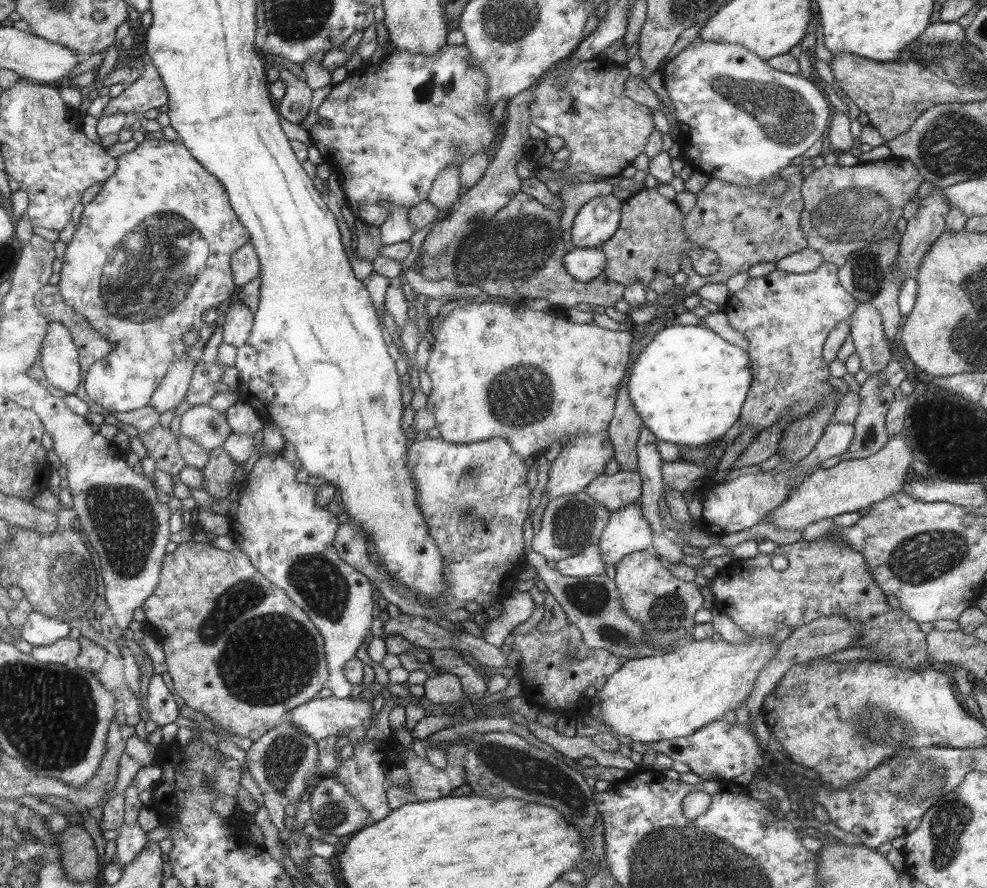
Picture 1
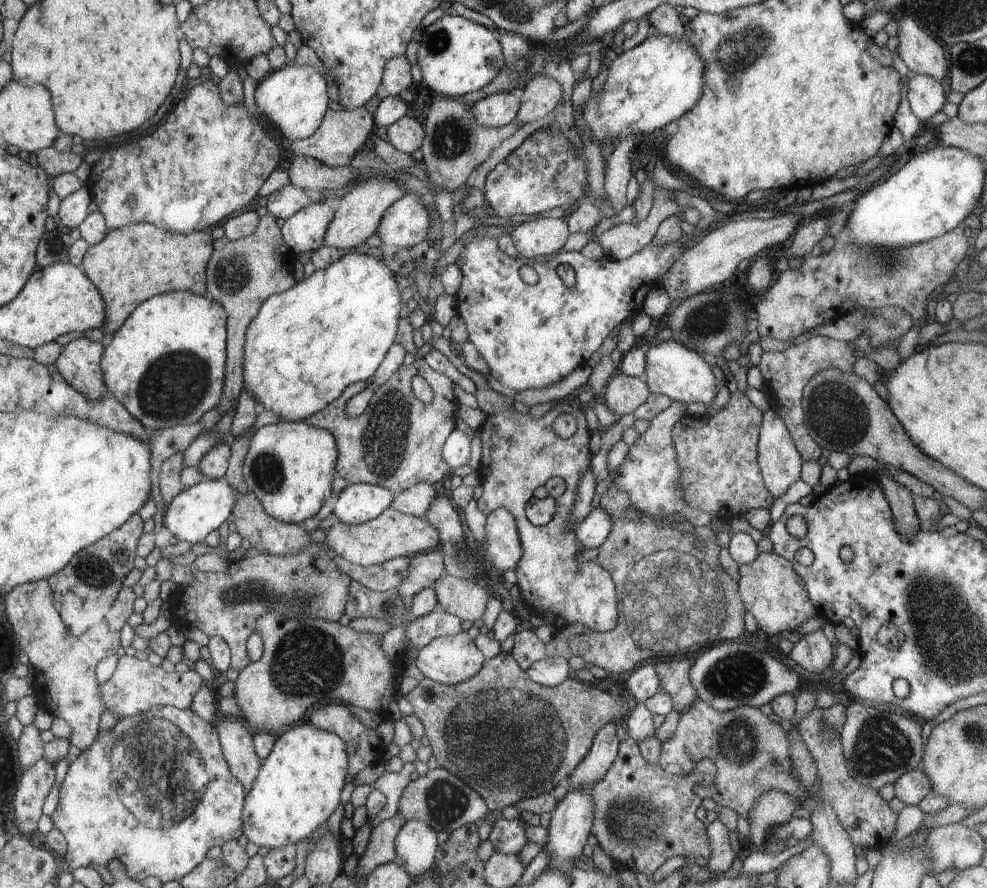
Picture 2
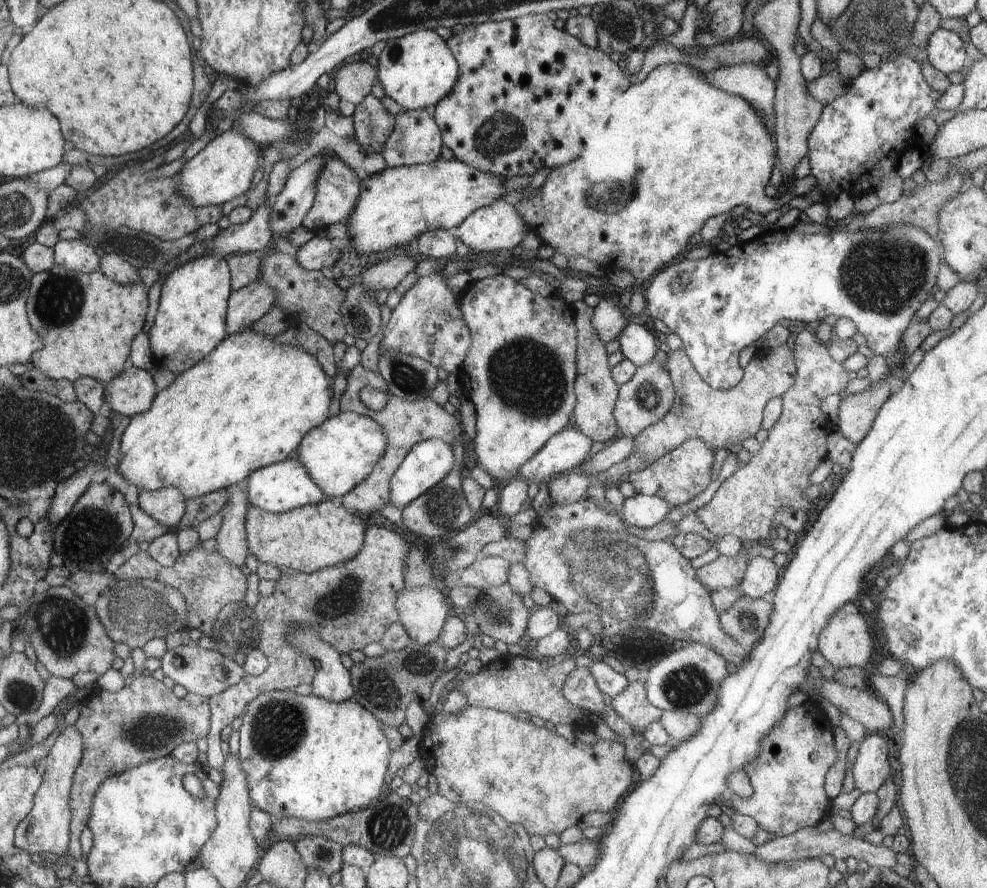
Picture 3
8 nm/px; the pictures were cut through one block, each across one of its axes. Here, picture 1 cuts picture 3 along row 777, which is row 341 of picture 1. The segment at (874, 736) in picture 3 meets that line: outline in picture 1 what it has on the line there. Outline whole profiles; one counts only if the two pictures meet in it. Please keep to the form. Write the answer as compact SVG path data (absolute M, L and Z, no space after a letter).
M860 302L856 312L847 321L850 323L850 336L860 358L861 369L869 376L878 374L894 355L891 352L892 342L883 330L882 318L869 302Z

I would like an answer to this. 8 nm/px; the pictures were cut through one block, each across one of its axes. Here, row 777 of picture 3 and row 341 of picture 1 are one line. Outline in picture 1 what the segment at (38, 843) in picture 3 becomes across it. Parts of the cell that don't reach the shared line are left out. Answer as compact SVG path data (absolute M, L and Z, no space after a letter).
M50 323L38 365L45 382L66 394L75 394L82 382L78 348L73 340L66 325Z

